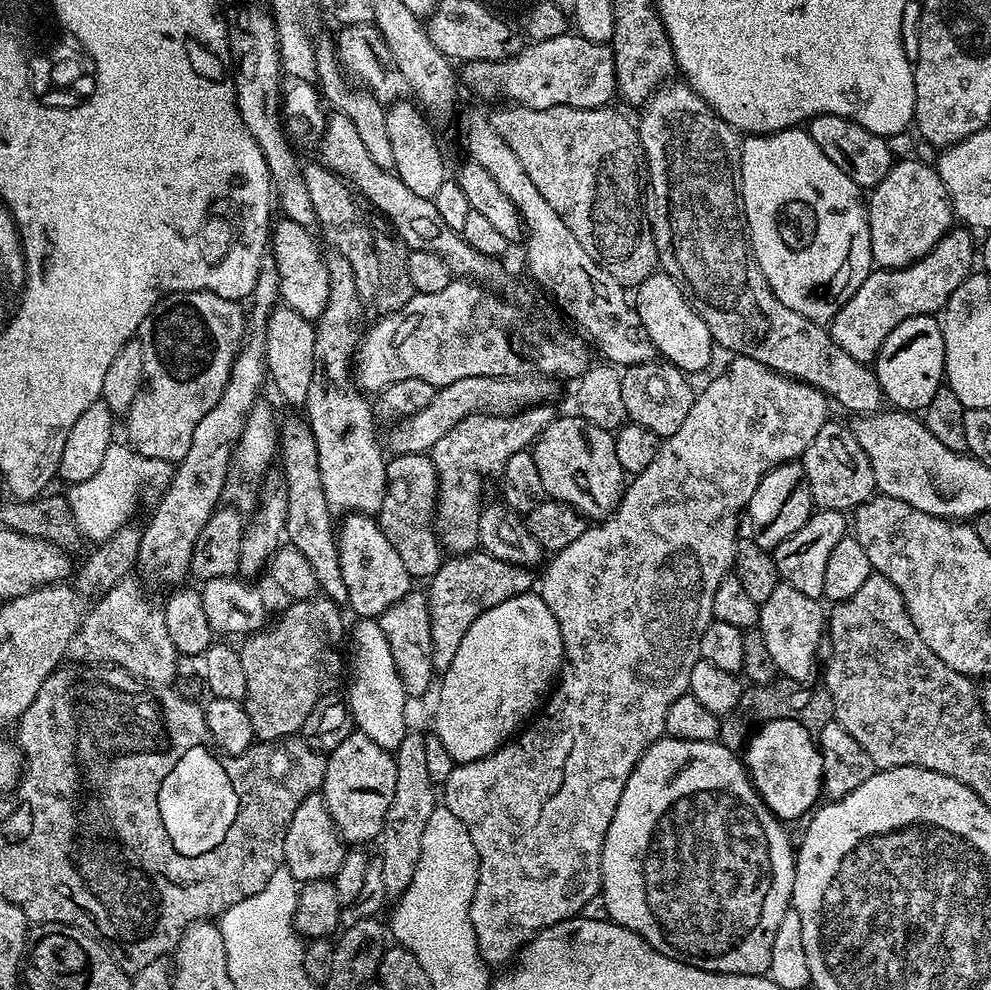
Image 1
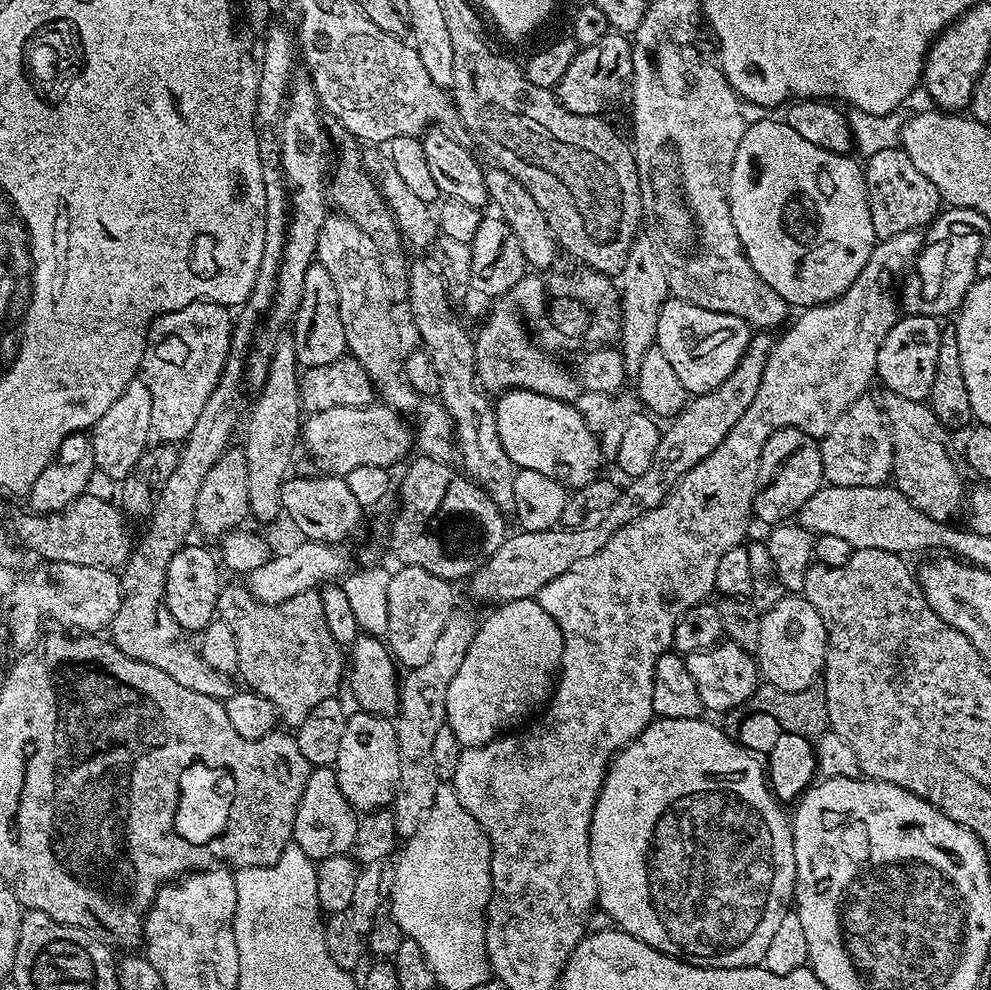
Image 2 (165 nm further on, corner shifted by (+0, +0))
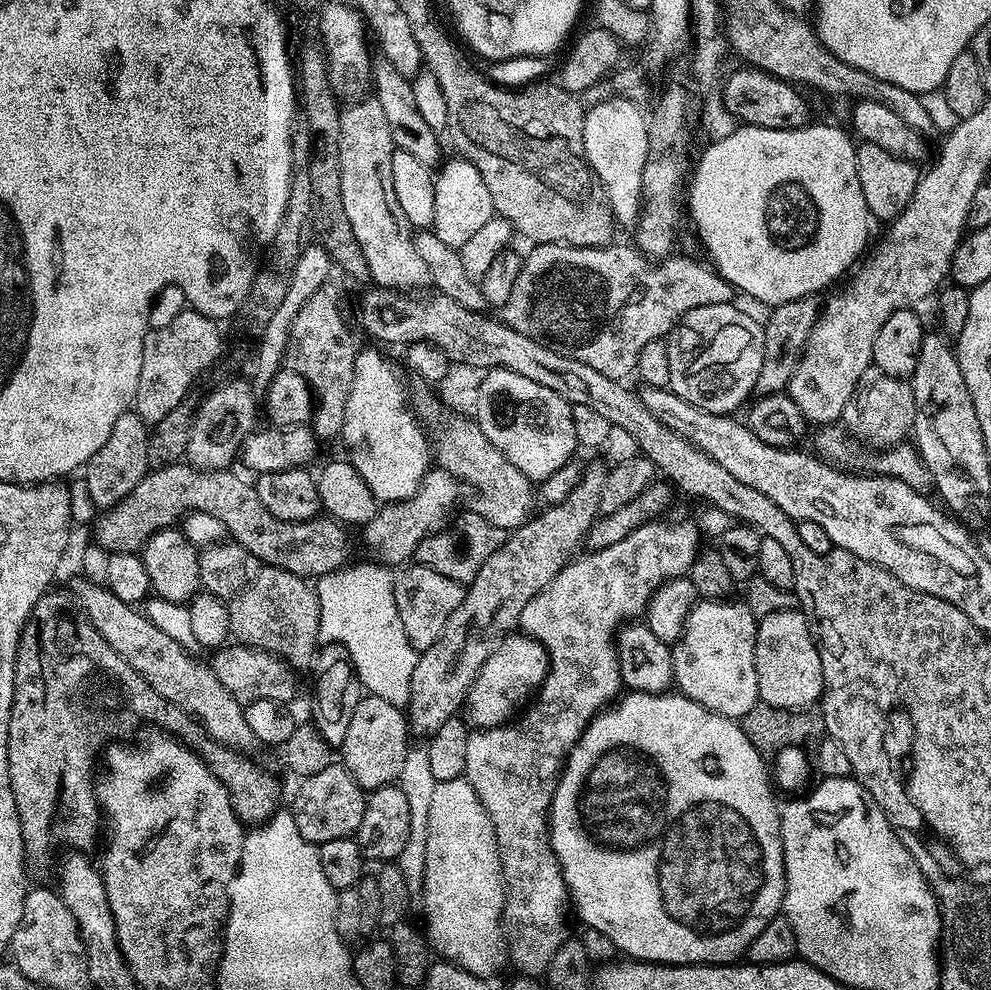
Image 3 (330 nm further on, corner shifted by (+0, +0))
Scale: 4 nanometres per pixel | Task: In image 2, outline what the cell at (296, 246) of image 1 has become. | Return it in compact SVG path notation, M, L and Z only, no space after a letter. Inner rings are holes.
M318 262L306 270L306 283L302 286L302 302L296 311L296 319L290 325L290 335L296 351L296 363L304 368L326 366L345 355L348 343L346 330L342 330L342 314L338 314L338 290L334 290L334 278Z

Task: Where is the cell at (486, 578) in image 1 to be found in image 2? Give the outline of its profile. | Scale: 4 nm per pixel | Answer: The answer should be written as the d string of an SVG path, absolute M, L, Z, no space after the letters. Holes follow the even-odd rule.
M757 331L748 341L744 357L740 359L738 366L734 366L734 374L730 374L730 378L726 378L722 386L693 395L689 399L684 409L669 423L672 425L661 431L654 462L650 462L643 474L631 477L627 481L628 485L623 485L618 502L614 502L610 514L606 514L599 526L593 526L590 530L557 526L537 532L520 530L517 531L517 536L509 535L502 542L502 546L498 546L498 550L494 550L494 554L473 571L467 581L469 594L474 599L488 604L487 606L539 597L546 582L554 582L558 574L566 574L566 570L578 566L578 562L594 558L594 554L598 554L598 550L606 546L606 542L618 529L654 510L654 506L658 506L667 498L670 490L690 469L720 445L722 438L726 438L726 434L730 434L730 430L734 428L734 422L738 422L738 418L746 414L750 402L754 402L754 394L758 394L762 370L766 368L766 358L773 343L774 336L771 331Z

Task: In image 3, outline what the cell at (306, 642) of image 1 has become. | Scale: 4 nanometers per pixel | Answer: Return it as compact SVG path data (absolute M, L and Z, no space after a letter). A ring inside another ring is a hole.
M235 542L199 549L203 591L214 594L230 614L230 633L239 643L282 659L295 670L313 663L320 640L320 607L315 587L305 577L263 564Z

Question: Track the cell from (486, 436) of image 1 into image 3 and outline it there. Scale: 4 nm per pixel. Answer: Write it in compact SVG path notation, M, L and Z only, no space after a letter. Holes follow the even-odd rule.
M619 242L605 244L603 248L583 248L574 244L536 244L533 249L529 256L525 255L523 257L518 282L514 282L514 290L510 290L510 298L502 306L504 323L509 324L511 328L527 336L537 338L564 336L564 340L568 344L584 344L578 349L582 359L590 366L594 366L594 370L599 370L601 374L606 374L618 381L623 381L628 378L624 376L633 375L636 372L638 354L642 354L642 346L646 346L646 342L667 337L668 333L672 331L672 325L682 319L690 310L694 310L698 306L710 306L711 304L730 304L734 300L734 289L730 282L723 280L719 272L713 270L707 263L704 263L705 265L699 264L698 261L691 260L688 256L673 254L665 259L653 262L639 248L635 246L627 248L626 245L619 244Z

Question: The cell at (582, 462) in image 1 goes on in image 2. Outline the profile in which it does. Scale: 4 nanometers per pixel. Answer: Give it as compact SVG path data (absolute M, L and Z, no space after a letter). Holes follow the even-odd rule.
M511 388L508 392L499 393L494 407L498 438L502 438L502 446L517 469L538 470L538 474L554 478L554 482L564 485L569 490L575 490L597 479L599 472L596 471L599 470L600 464L602 465L600 441L597 433L589 430L586 422L582 422L582 414L578 414L575 404L567 404L565 400L558 398L546 398L546 394Z

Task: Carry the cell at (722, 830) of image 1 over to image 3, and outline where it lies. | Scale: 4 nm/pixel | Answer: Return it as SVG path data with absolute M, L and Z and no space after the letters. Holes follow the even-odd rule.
M672 690L653 693L629 691L627 694L621 695L615 703L605 708L604 711L597 712L592 721L580 733L576 745L568 751L568 759L564 761L564 766L560 769L556 789L552 795L552 806L548 813L548 840L552 843L552 852L560 863L560 869L568 887L570 904L575 915L577 912L580 915L581 922L586 927L601 932L620 951L620 954L633 960L643 960L650 964L730 964L739 961L747 953L750 942L754 942L754 938L758 938L758 934L762 934L762 930L766 930L770 921L781 915L784 906L784 851L780 837L780 808L778 803L776 804L775 798L772 797L774 784L770 779L769 765L766 766L764 763L766 763L765 757L753 746L750 738L746 738L743 727L737 721L714 714L710 710L698 706L698 702L694 702Z

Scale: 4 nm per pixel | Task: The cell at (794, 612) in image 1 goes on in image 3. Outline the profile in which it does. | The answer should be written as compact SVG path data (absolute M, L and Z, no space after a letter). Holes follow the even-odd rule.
M803 611L779 612L759 617L756 625L754 666L760 699L775 708L808 710L824 695L820 645Z

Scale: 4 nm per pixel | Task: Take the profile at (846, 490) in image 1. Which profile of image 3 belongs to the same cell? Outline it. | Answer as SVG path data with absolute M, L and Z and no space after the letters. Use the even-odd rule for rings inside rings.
M873 366L858 378L858 386L854 386L850 402L846 402L842 424L857 440L869 446L891 446L909 439L915 413L911 383Z

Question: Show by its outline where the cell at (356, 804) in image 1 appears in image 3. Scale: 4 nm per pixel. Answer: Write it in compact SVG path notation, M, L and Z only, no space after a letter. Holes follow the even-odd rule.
M371 694L361 695L358 706L354 706L354 718L350 718L350 730L346 730L342 745L342 763L356 785L371 790L399 781L402 762L406 762L409 747L410 729L407 715L386 702L386 698Z

